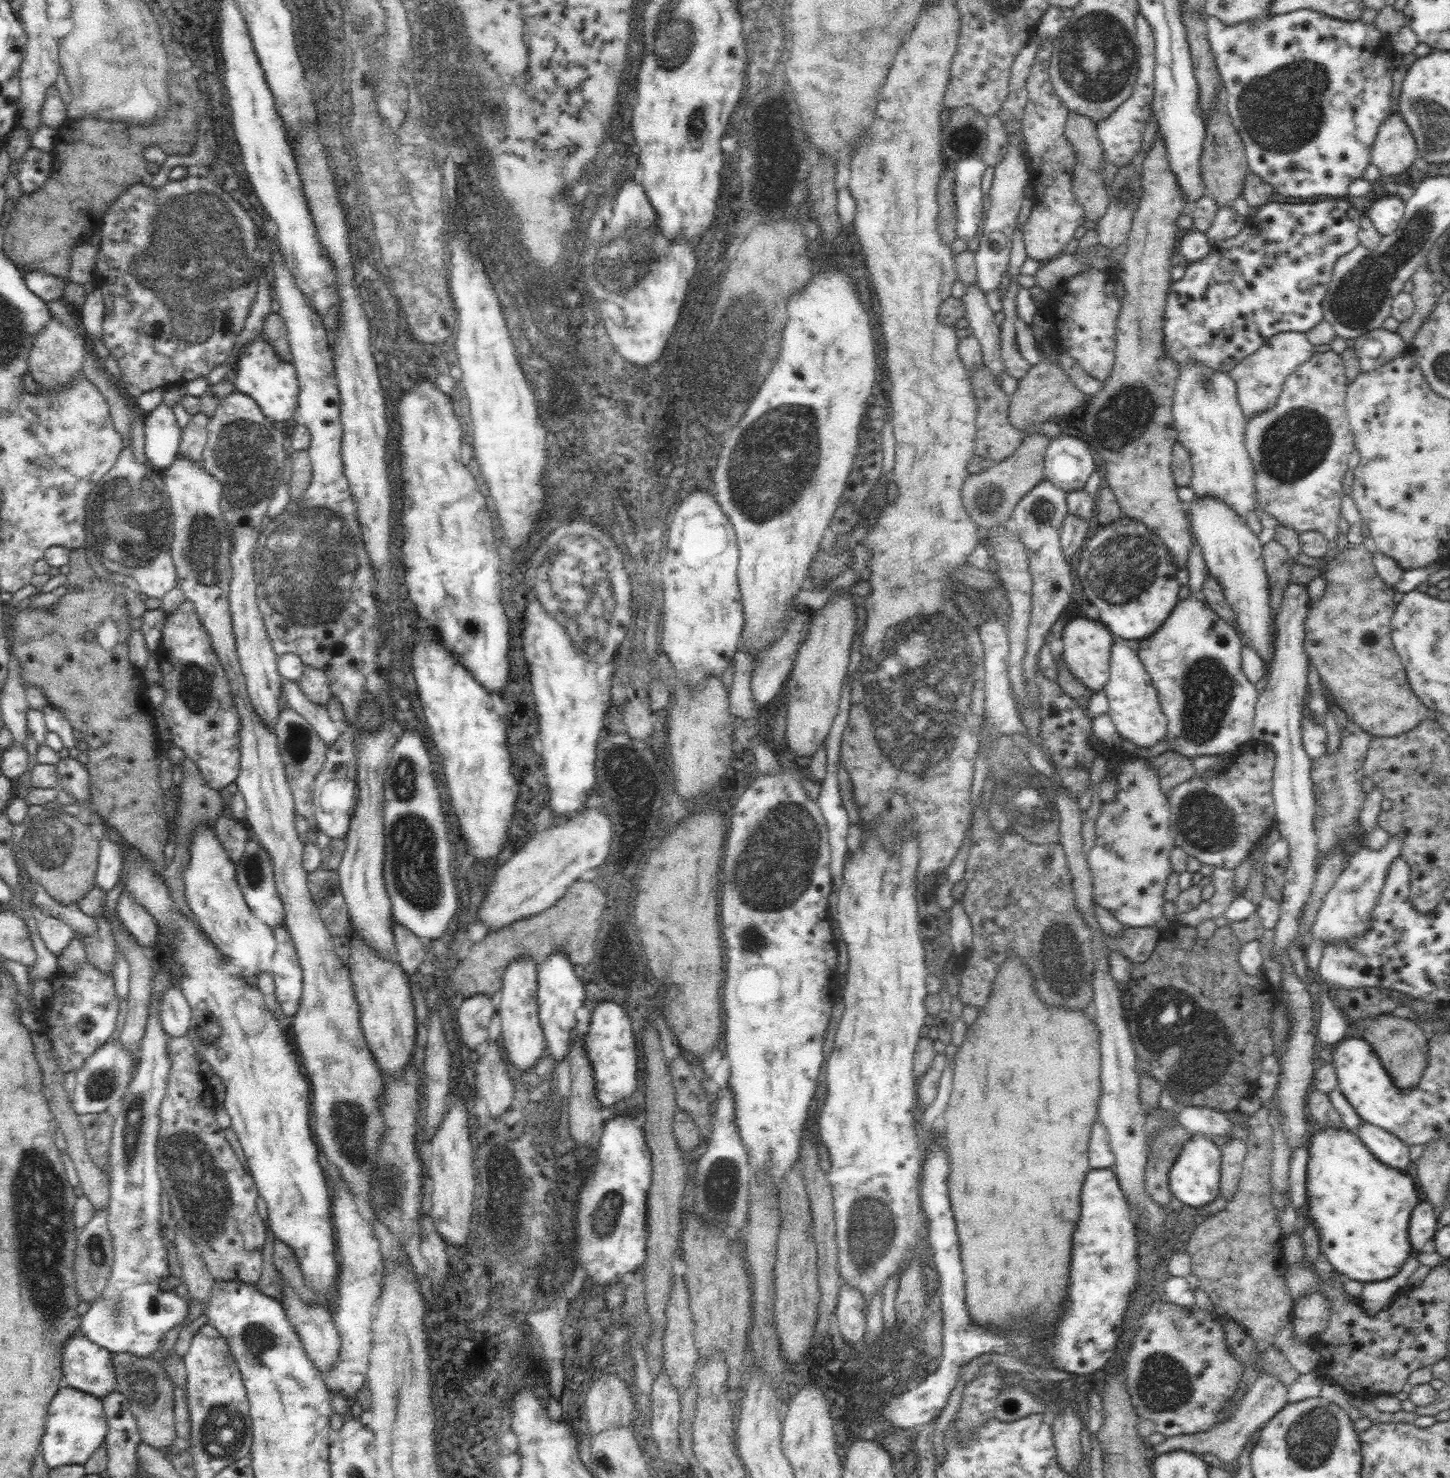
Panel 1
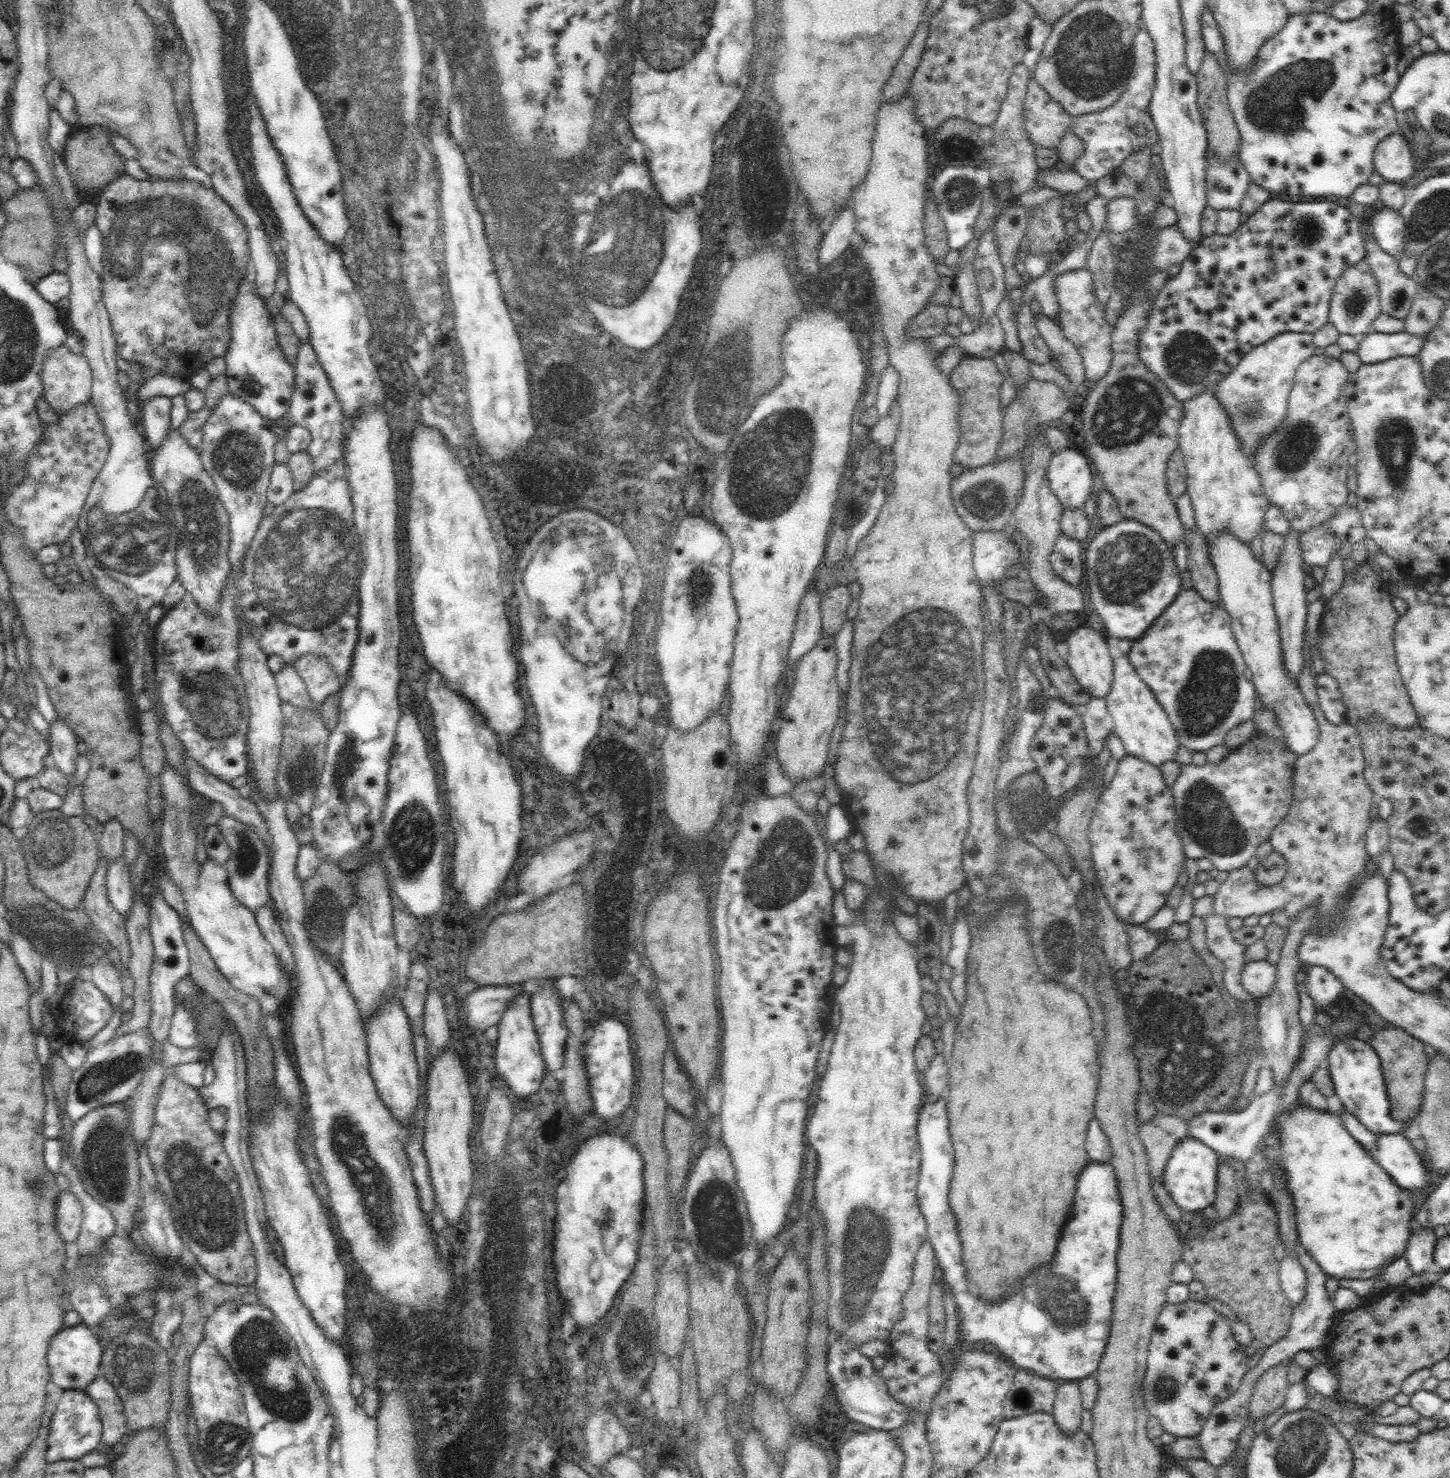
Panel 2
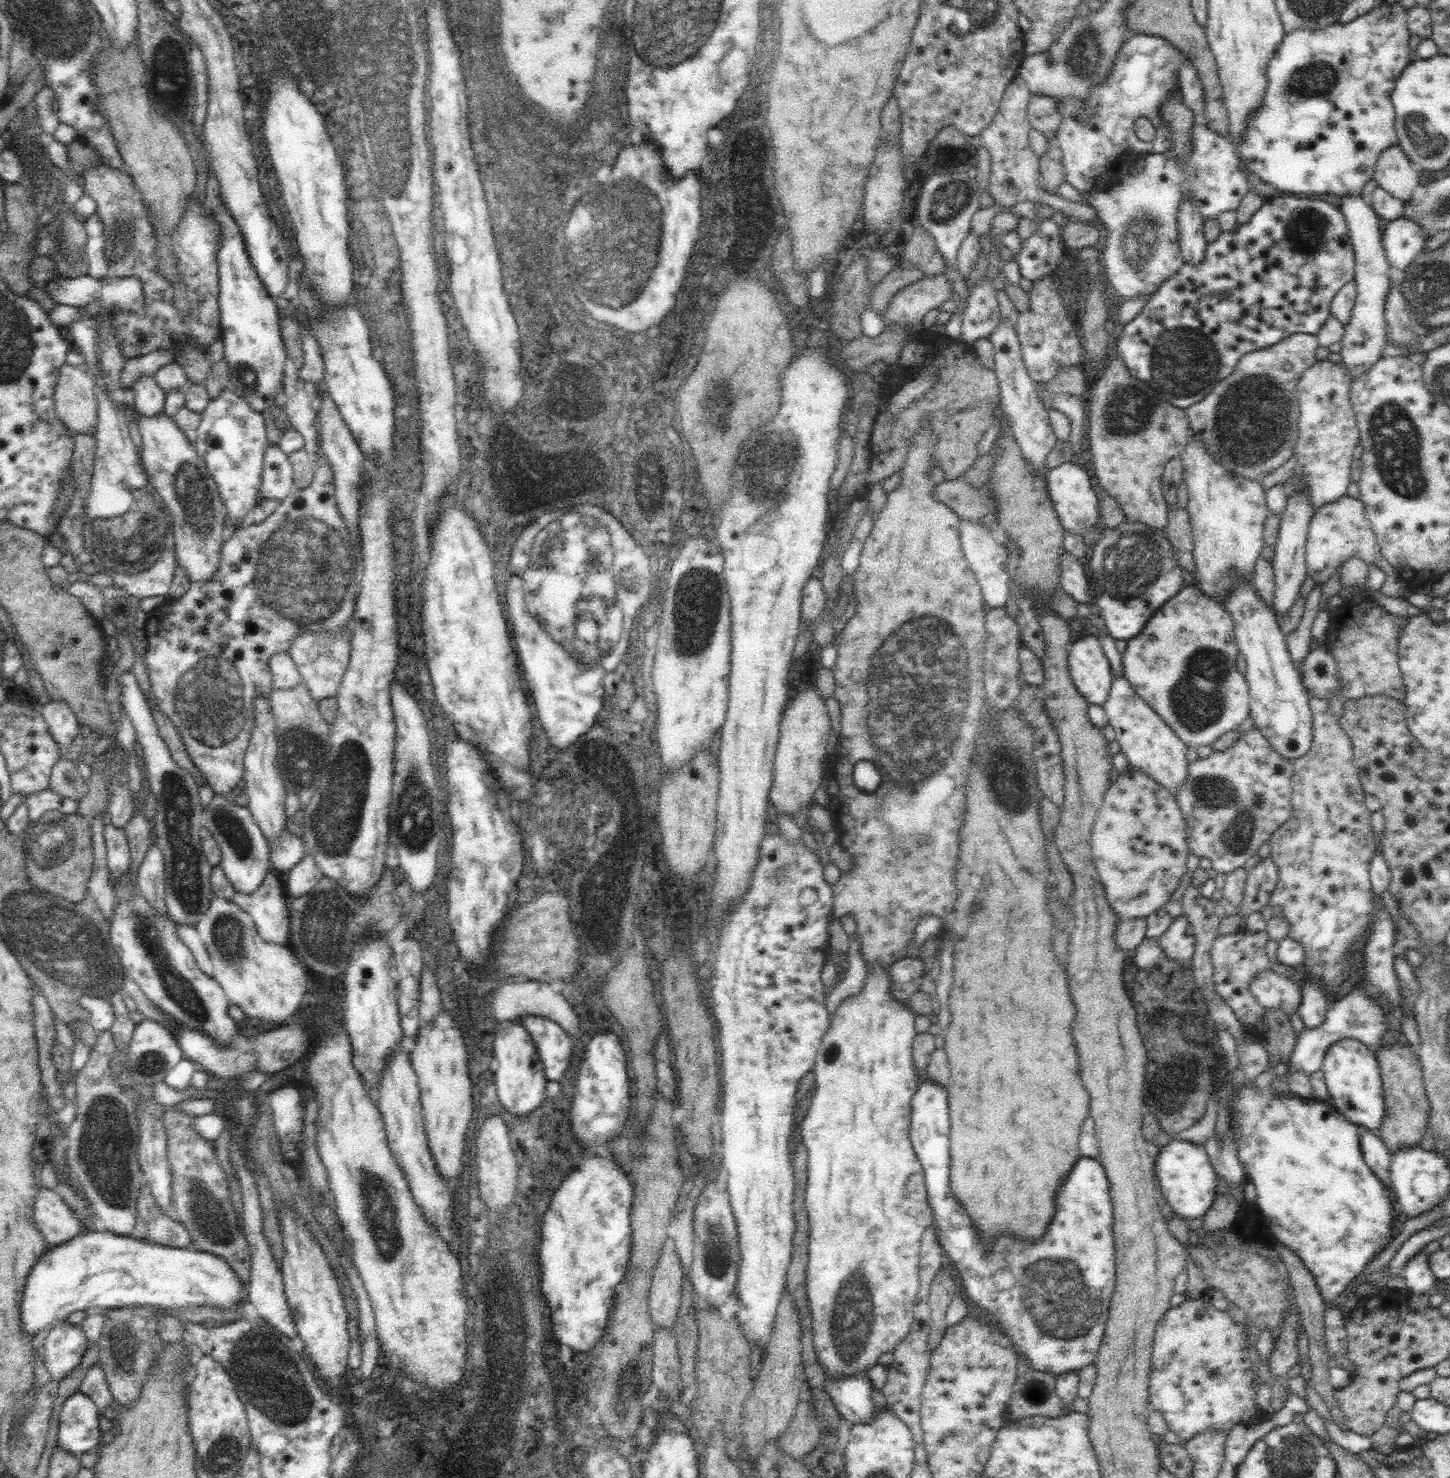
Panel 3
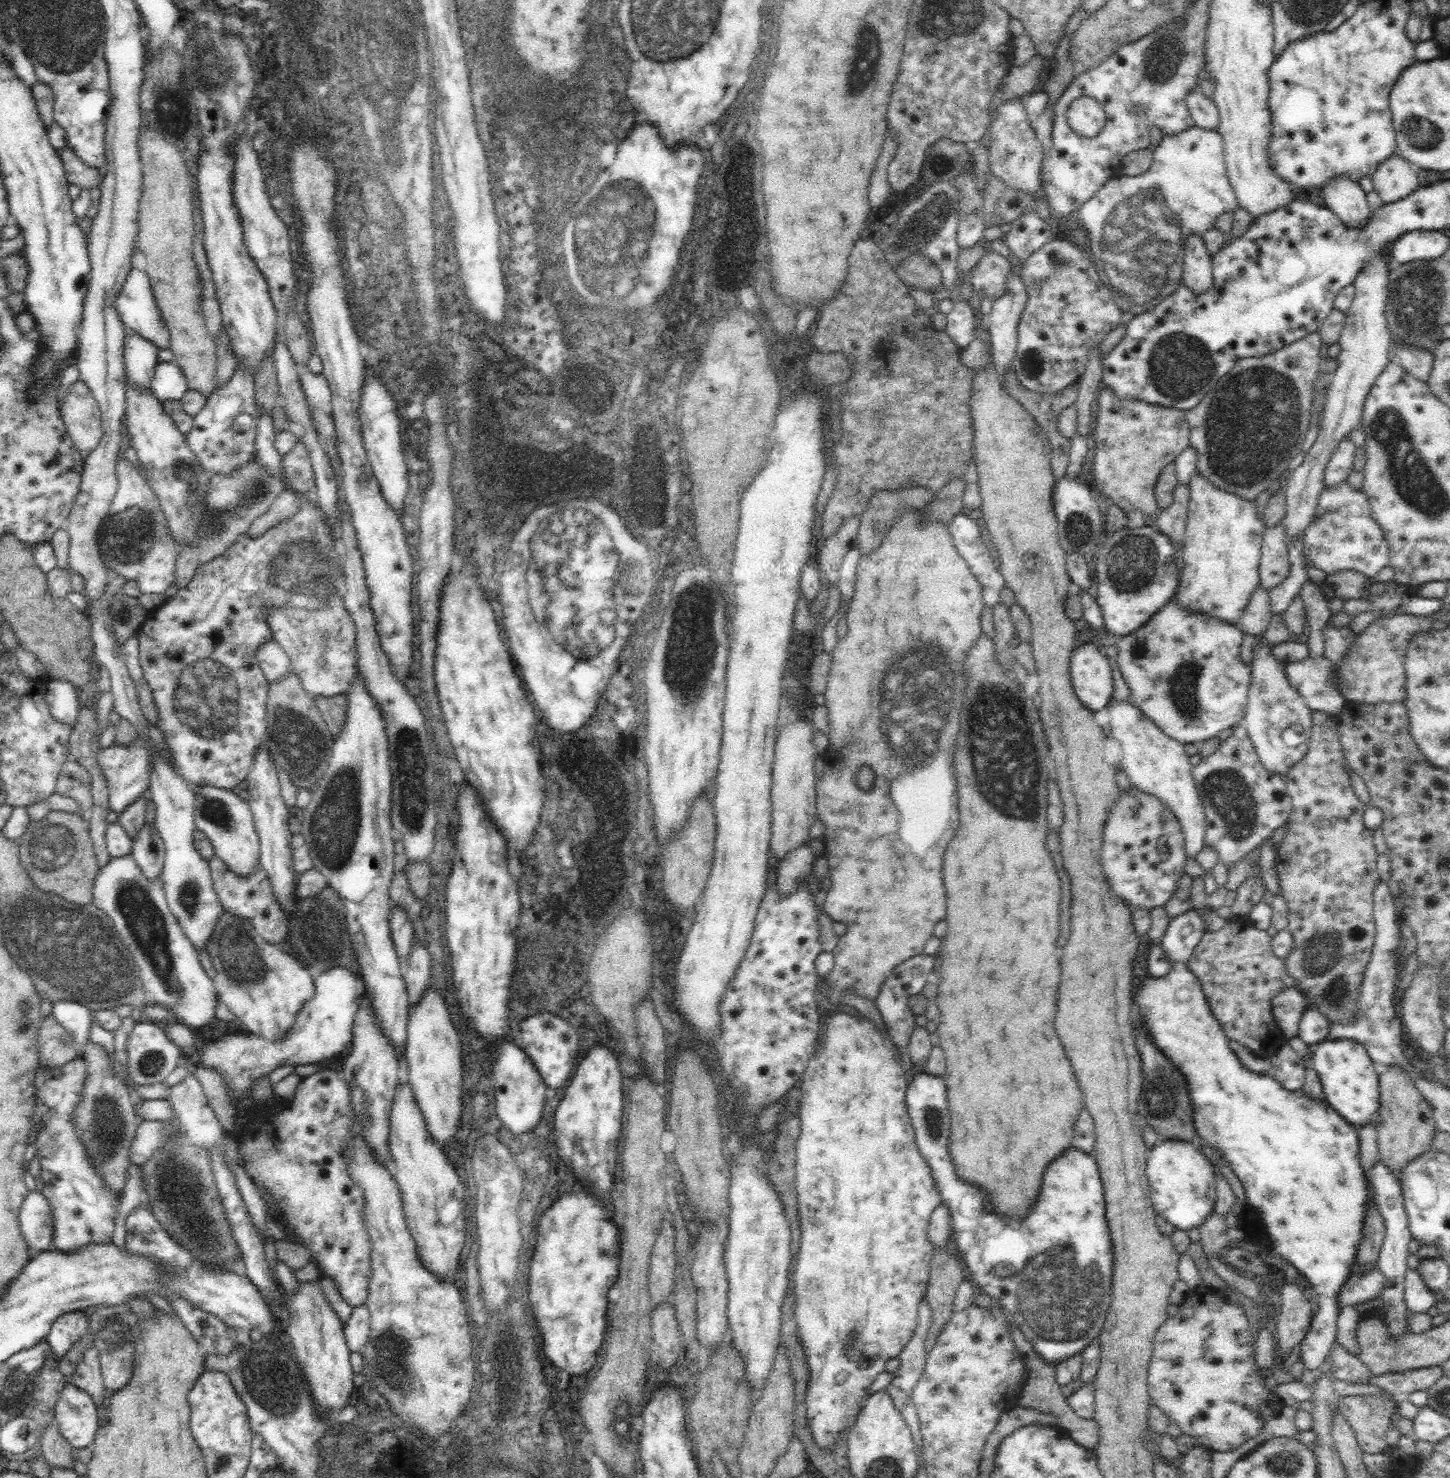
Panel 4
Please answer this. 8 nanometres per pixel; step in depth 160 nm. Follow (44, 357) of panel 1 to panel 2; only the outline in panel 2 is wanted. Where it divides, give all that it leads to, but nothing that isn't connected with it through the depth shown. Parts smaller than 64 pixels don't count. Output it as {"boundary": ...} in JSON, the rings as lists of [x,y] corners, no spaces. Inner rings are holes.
{"boundary":[[[61,344],[46,357],[40,378],[44,398],[59,414],[67,412],[79,404],[91,402],[93,375],[87,358],[82,353],[72,353],[70,348],[64,344]]]}

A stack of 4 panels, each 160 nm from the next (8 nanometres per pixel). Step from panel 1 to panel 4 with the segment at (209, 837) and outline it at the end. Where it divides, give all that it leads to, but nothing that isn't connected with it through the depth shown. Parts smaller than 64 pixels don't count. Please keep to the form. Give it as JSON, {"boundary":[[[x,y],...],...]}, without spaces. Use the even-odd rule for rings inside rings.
{"boundary":[[[223,911],[207,942],[207,952],[216,969],[214,985],[219,998],[250,1034],[280,1042],[294,1028],[295,1018],[315,993],[308,967],[296,957],[264,940],[247,920]]]}

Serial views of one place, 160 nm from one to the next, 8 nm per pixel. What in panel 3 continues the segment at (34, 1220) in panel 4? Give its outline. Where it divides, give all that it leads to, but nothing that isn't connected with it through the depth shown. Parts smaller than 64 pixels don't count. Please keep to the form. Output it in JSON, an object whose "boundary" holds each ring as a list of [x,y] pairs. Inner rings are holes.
{"boundary":[[[40,1187],[36,1204],[34,1204],[33,1219],[40,1233],[44,1235],[48,1249],[56,1248],[84,1232],[74,1211],[64,1203],[64,1199],[60,1197],[56,1189]]]}

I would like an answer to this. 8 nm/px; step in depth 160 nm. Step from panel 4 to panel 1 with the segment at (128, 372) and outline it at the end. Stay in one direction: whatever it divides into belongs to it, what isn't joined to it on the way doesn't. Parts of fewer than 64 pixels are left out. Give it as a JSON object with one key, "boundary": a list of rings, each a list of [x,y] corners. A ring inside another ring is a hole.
{"boundary":[[[162,401],[145,417],[145,455],[148,466],[166,470],[179,452],[181,432],[172,407]]]}

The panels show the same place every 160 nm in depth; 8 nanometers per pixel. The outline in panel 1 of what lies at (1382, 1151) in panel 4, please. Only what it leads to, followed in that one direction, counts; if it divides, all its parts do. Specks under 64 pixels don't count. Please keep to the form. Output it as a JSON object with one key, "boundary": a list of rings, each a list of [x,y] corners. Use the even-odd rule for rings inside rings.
{"boundary":[[[1397,1012],[1390,1015],[1386,1013],[1378,1019],[1372,1018],[1372,1024],[1364,1032],[1364,1040],[1377,1054],[1397,1088],[1407,1092],[1420,1082],[1424,1069],[1428,1066],[1428,1037],[1415,1019]]]}

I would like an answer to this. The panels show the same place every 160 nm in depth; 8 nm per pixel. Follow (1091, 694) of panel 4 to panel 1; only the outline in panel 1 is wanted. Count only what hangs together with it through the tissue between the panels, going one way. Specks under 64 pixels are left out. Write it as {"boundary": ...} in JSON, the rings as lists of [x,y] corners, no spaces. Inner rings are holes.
{"boundary":[[[1076,618],[1063,628],[1061,639],[1064,643],[1063,657],[1069,671],[1090,690],[1094,692],[1104,690],[1110,674],[1110,655],[1113,643],[1113,634],[1110,629],[1100,620]]]}

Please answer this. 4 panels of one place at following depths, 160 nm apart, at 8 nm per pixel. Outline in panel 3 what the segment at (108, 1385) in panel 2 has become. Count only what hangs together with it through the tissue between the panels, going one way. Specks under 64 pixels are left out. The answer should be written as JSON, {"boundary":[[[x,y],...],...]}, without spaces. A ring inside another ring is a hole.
{"boundary":[[[97,1361],[88,1369],[87,1375],[79,1387],[80,1391],[96,1403],[97,1409],[99,1410],[99,1427],[105,1438],[107,1438],[108,1432],[110,1428],[112,1428],[112,1421],[106,1418],[104,1410],[106,1410],[113,1401],[107,1379],[101,1363]]]}

